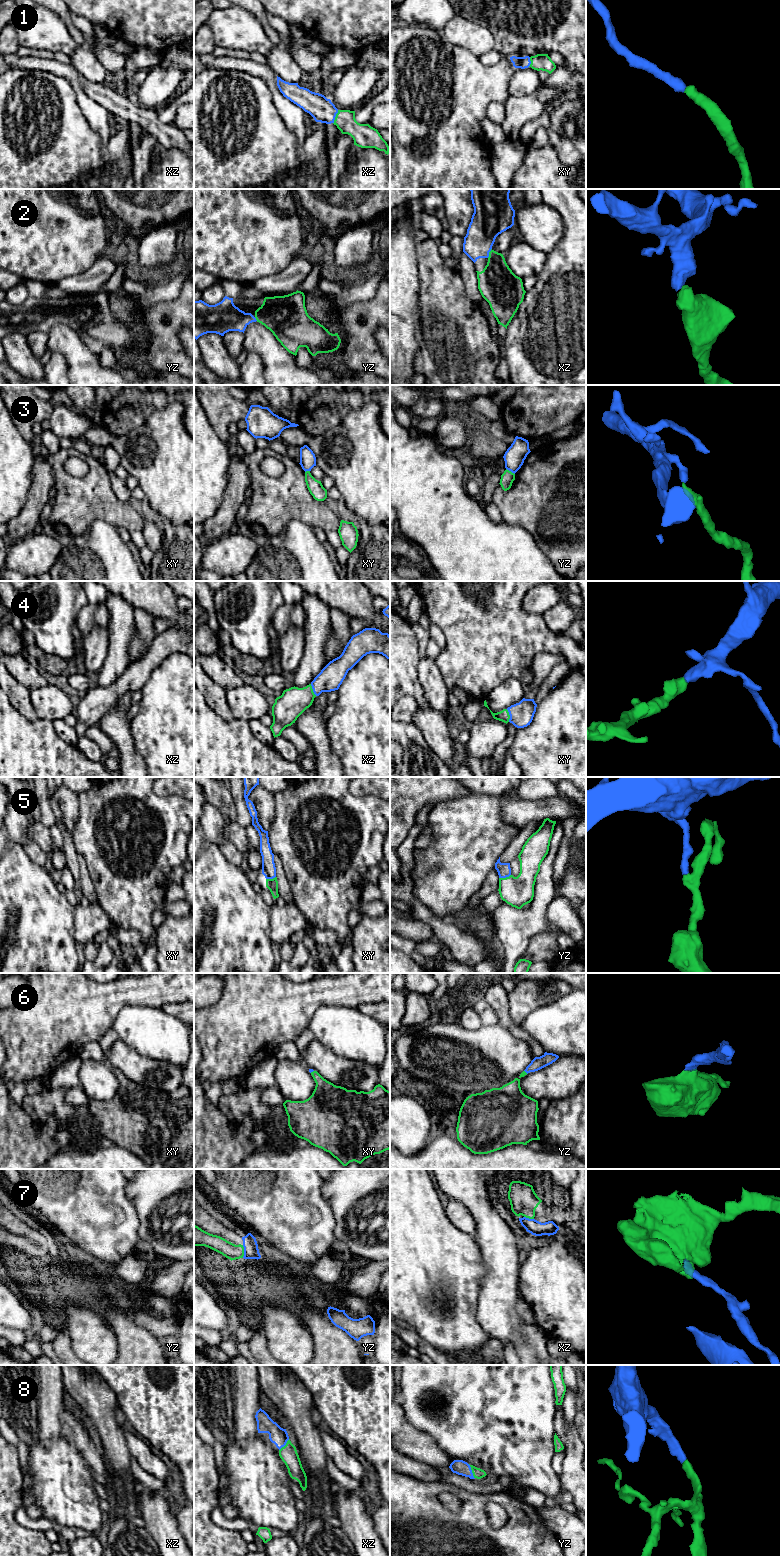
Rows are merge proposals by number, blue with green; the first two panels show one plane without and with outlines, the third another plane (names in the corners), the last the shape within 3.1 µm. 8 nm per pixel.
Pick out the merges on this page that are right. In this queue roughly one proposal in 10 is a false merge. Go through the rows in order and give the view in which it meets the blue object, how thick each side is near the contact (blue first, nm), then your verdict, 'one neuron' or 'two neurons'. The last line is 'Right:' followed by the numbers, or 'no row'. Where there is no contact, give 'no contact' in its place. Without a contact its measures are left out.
1: meets blue in xz; 190 nm thick on the blue side, 160 nm on the other; one neuron
2: meets blue in xz; 260 nm thick on the blue side, 300 nm on the other; one neuron
3: meets blue in yz; 170 nm thick on the blue side, 110 nm on the other; two neurons
4: meets blue in xy; 190 nm thick on the blue side, 90 nm on the other; one neuron
5: meets blue in yz; 110 nm thick on the blue side, 240 nm on the other; one neuron
6: meets blue in xy; 30 nm thick on the blue side, 240 nm on the other; one neuron
7: meets blue in yz; 120 nm thick on the blue side, 130 nm on the other; one neuron
8: meets blue in yz; 120 nm thick on the blue side, 90 nm on the other; one neuron
Right: 1, 2, 4, 5, 6, 7, 8

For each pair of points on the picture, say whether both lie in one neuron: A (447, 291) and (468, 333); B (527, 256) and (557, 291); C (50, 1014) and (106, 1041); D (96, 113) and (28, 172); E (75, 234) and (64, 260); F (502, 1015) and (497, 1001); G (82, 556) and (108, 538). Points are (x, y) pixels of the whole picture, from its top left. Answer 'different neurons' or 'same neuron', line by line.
A: same neuron
B: different neurons
C: different neurons
D: different neurons
E: same neuron
F: same neuron
G: same neuron

